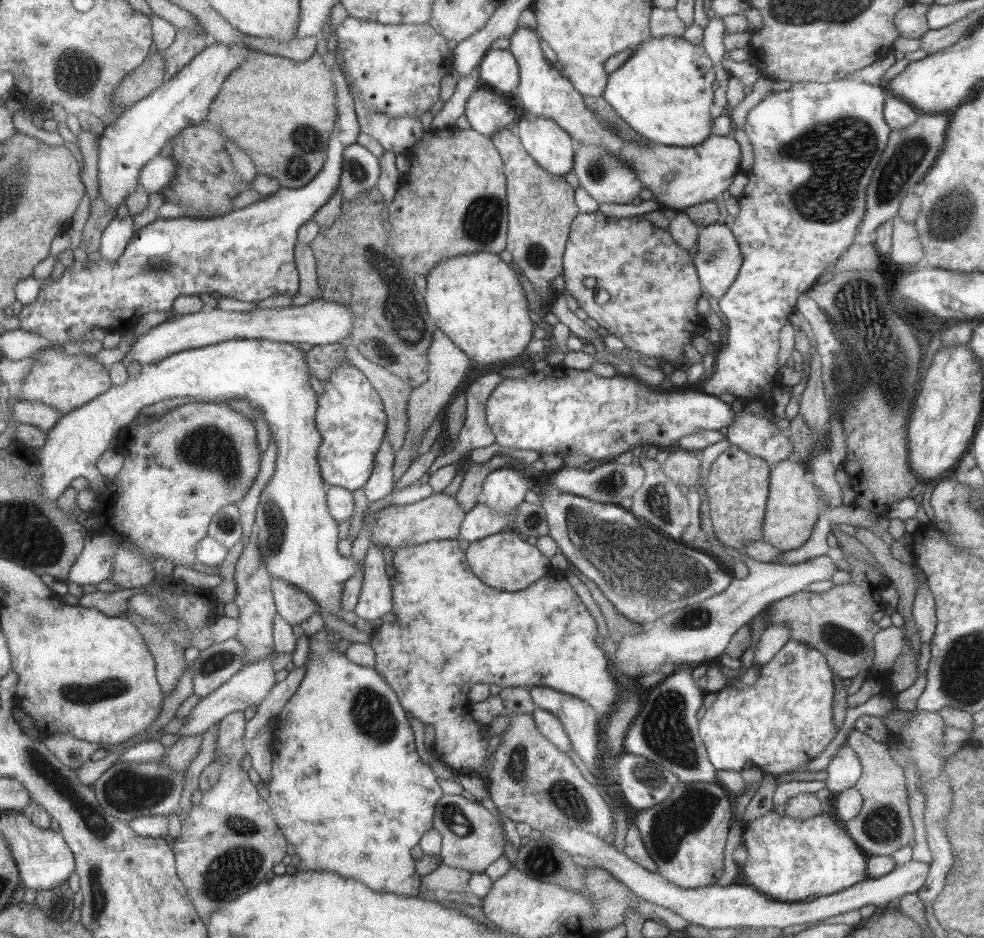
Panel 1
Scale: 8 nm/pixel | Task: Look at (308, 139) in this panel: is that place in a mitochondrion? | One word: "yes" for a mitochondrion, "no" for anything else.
yes

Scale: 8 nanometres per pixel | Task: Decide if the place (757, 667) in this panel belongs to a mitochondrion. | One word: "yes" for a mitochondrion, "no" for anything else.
no

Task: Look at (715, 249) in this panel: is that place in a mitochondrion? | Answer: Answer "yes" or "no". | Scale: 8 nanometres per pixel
yes

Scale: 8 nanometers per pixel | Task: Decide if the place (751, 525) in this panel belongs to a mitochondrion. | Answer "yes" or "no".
no

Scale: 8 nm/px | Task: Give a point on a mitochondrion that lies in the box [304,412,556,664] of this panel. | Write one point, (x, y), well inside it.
(531, 521)

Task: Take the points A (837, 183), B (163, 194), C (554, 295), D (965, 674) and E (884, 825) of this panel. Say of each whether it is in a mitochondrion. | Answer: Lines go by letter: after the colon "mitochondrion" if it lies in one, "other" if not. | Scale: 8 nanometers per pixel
A: mitochondrion
B: other
C: other
D: mitochondrion
E: mitochondrion

